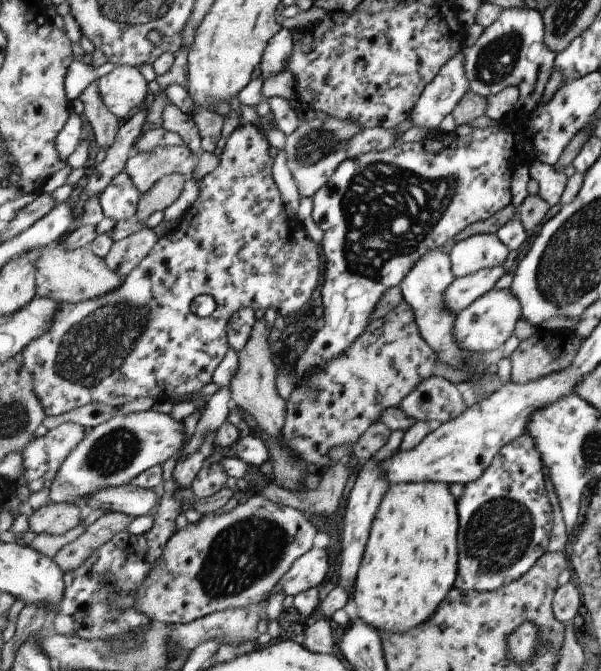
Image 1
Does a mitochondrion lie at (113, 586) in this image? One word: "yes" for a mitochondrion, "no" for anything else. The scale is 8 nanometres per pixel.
yes

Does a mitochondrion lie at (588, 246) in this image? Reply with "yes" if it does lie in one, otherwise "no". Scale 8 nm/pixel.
yes

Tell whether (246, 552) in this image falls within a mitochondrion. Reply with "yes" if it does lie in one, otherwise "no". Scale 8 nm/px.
yes

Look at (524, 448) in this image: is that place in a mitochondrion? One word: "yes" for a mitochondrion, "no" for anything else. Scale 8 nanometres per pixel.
no

